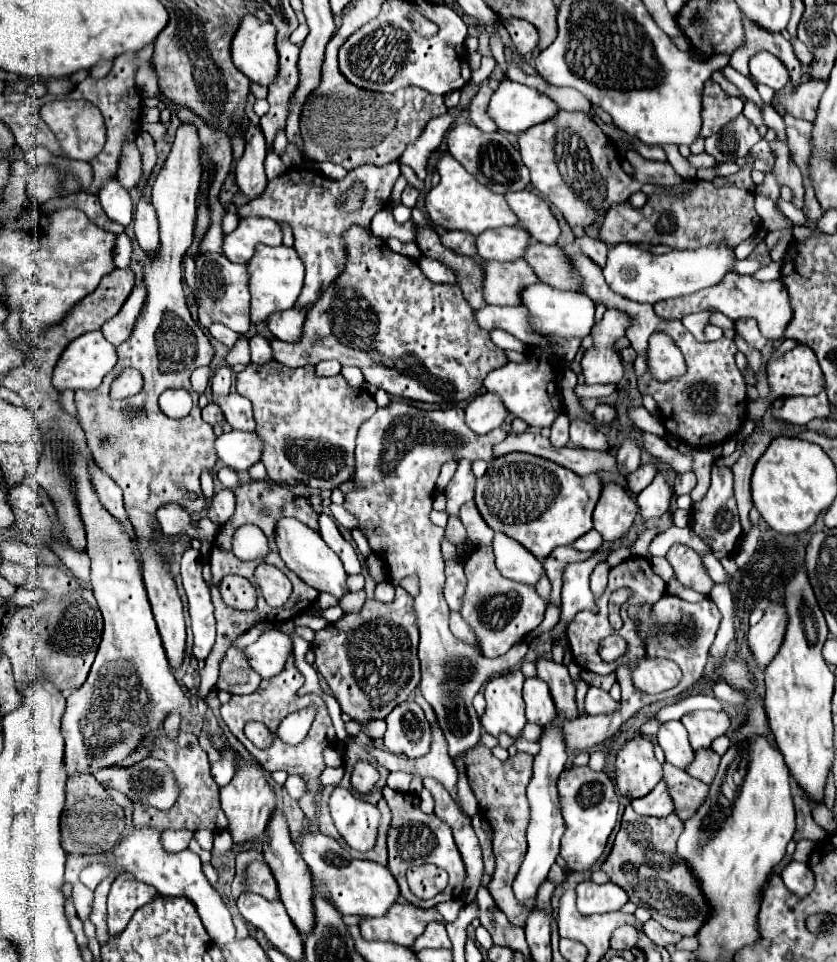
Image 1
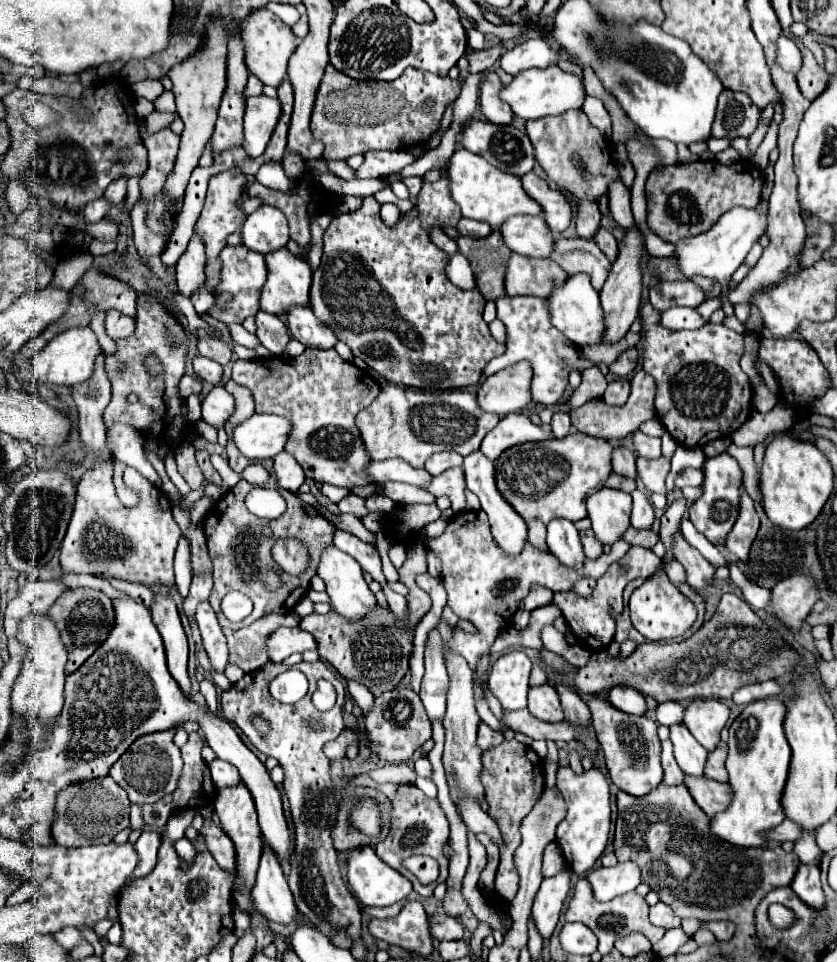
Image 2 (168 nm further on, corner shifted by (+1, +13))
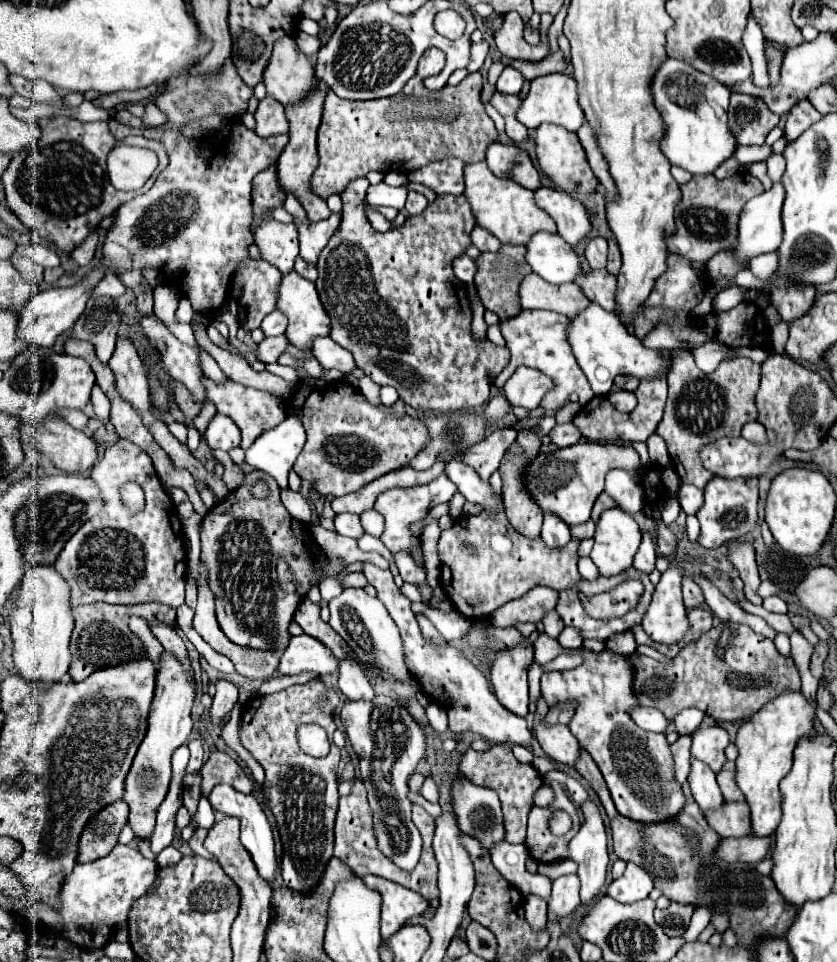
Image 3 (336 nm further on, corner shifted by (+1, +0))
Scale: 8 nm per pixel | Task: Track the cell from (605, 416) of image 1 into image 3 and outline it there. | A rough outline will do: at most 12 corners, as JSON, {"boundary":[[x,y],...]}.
{"boundary":[[616,389],[608,395],[614,409],[630,413],[636,395]]}

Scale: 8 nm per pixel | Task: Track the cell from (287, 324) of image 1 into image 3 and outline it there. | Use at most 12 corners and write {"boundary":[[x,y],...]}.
{"boundary":[[318,337],[310,353],[324,369],[348,375],[356,367],[350,351]]}

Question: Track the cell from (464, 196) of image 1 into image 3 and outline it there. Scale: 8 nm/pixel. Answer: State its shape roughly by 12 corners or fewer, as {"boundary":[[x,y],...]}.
{"boundary":[[484,161],[464,167],[476,225],[510,245],[556,223],[534,191],[496,177]]}

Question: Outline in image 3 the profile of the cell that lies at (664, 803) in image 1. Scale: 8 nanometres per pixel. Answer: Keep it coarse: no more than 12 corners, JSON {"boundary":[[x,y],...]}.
{"boundary":[[690,735],[670,745],[676,781],[690,773]]}

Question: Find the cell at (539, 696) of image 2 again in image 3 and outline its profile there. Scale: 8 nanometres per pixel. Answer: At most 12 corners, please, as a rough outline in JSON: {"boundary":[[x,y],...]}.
{"boundary":[[534,725],[550,759],[574,767],[580,745],[568,725]]}

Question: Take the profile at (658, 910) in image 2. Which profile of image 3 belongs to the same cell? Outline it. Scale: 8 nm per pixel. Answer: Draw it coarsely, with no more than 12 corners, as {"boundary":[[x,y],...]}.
{"boundary":[[670,903],[656,909],[654,919],[668,937],[682,935],[694,909]]}

